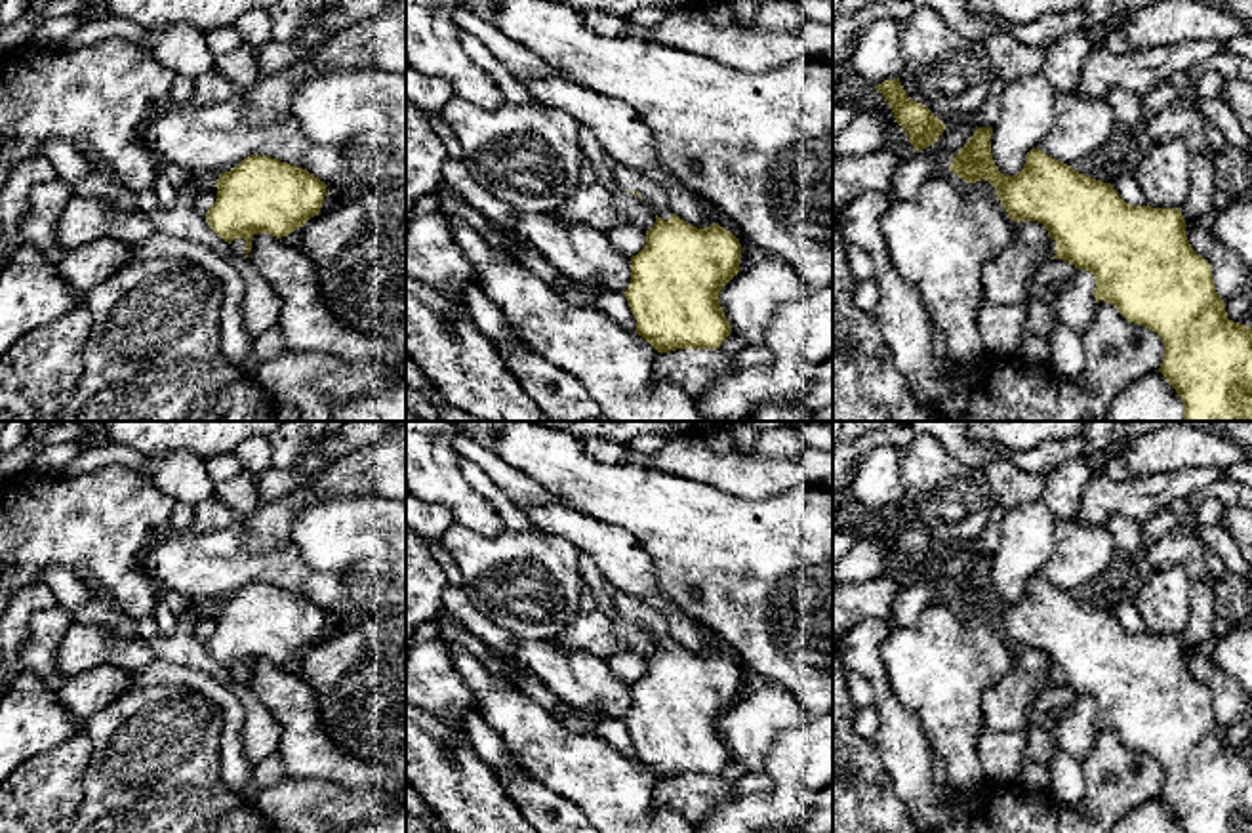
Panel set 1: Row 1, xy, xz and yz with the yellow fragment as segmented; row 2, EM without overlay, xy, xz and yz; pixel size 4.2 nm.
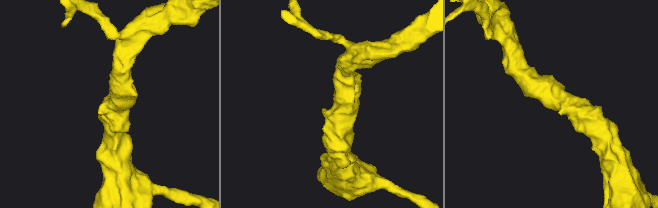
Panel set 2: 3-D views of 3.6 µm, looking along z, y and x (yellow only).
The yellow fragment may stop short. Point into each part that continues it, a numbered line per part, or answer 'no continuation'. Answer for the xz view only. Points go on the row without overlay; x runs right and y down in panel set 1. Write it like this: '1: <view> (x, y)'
1: xz (629, 607)

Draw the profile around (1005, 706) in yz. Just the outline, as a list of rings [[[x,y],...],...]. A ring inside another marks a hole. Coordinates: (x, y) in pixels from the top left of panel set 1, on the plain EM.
[[[1014,648],[1010,671],[981,696],[983,728],[1027,734],[1027,711],[1042,690],[1054,686],[1048,667],[1050,661],[1042,650]]]

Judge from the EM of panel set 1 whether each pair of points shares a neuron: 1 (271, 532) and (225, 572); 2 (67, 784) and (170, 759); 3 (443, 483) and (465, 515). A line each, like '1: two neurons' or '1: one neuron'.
1: two neurons
2: two neurons
3: one neuron

